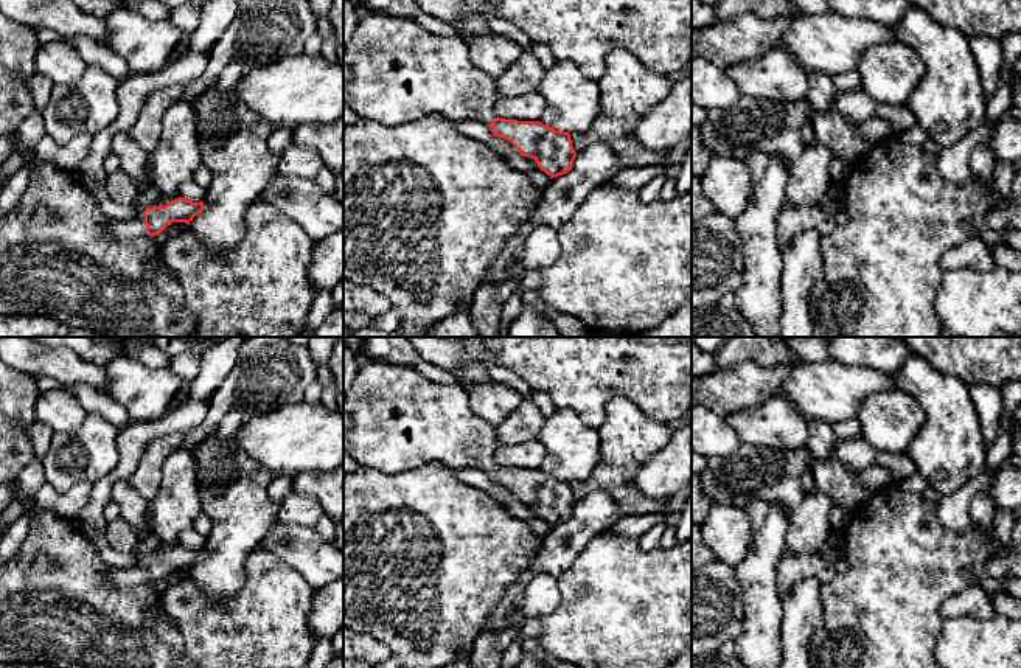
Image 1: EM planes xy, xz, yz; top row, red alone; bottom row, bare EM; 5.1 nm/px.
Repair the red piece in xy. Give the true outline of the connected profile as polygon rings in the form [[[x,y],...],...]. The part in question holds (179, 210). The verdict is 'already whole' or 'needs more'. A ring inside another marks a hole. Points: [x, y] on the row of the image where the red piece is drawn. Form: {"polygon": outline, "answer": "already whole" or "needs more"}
{"polygon": [[[177,197],[163,207],[151,207],[138,211],[131,219],[106,217],[104,230],[118,241],[127,241],[135,236],[155,236],[172,222],[185,222],[190,225],[194,216],[204,210],[204,202],[193,202]]], "answer": "needs more"}

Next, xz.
{"polygon": [[[365,14],[343,51],[343,103],[361,120],[385,126],[413,121],[427,113],[443,118],[482,123],[493,135],[510,141],[522,157],[535,158],[547,176],[558,177],[573,166],[570,134],[555,130],[541,121],[517,121],[499,118],[494,113],[496,79],[477,68],[458,36],[441,36],[424,30],[410,17]]], "answer": "needs more"}

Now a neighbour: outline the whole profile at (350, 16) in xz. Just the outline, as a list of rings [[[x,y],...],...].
[[[343,0],[343,51],[348,48],[348,42],[359,22],[359,16],[351,0]]]

